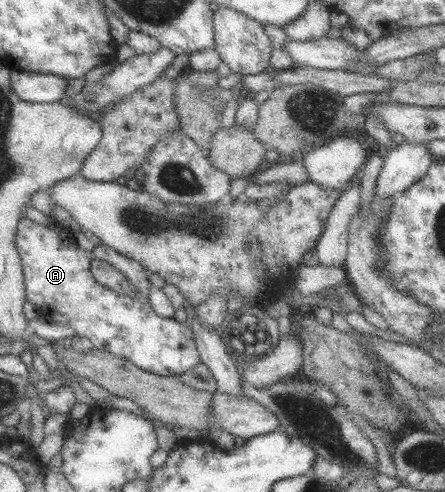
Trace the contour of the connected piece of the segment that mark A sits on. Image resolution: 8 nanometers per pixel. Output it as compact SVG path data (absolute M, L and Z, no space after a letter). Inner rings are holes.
M24 216L18 226L16 245L24 260L24 275L26 278L27 301L37 309L38 315L43 316L48 322L61 322L68 324L75 330L75 334L85 336L91 340L98 349L112 352L119 357L134 362L139 368L161 376L181 376L186 370L201 364L200 350L196 341L195 331L190 324L178 322L174 318L159 316L152 307L150 292L152 289L151 274L146 268L133 258L119 254L118 250L110 246L99 244L91 251L79 248L77 237L70 229L60 229L51 225L42 225L33 219ZM93 260L105 260L123 273L135 286L135 295L123 295L103 286L91 274Z

